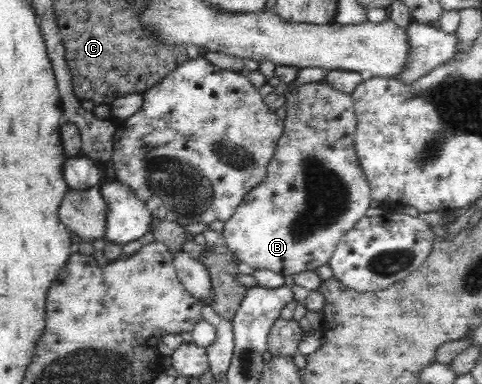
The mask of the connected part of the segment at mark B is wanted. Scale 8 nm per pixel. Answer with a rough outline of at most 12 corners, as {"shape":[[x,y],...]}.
{"shape":[[289,89],[263,182],[225,222],[235,259],[327,263],[375,204],[352,96]]}

